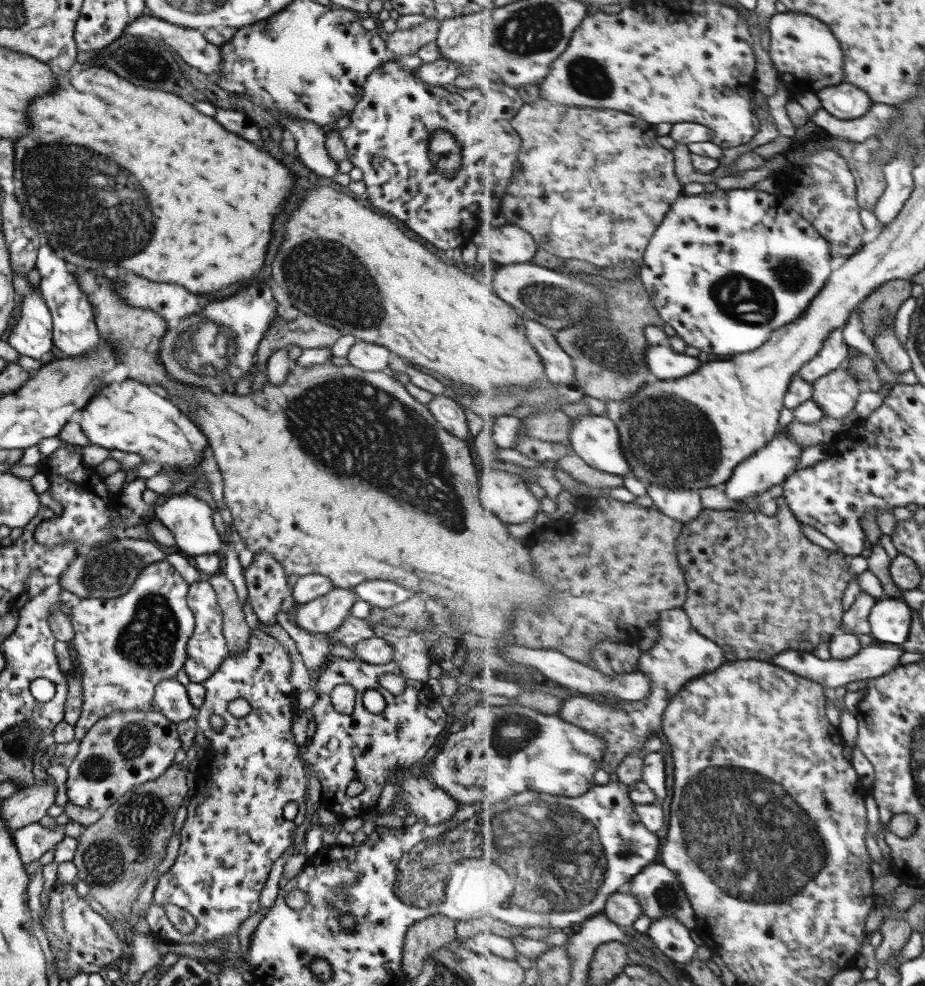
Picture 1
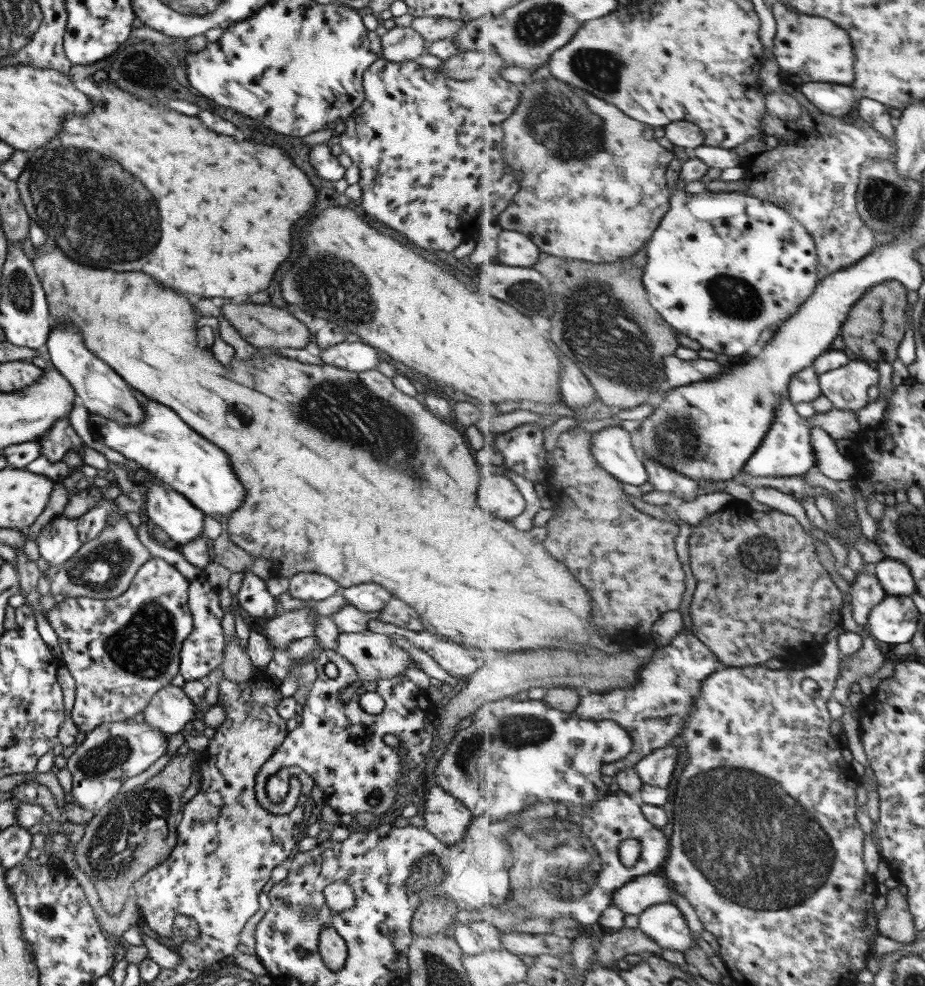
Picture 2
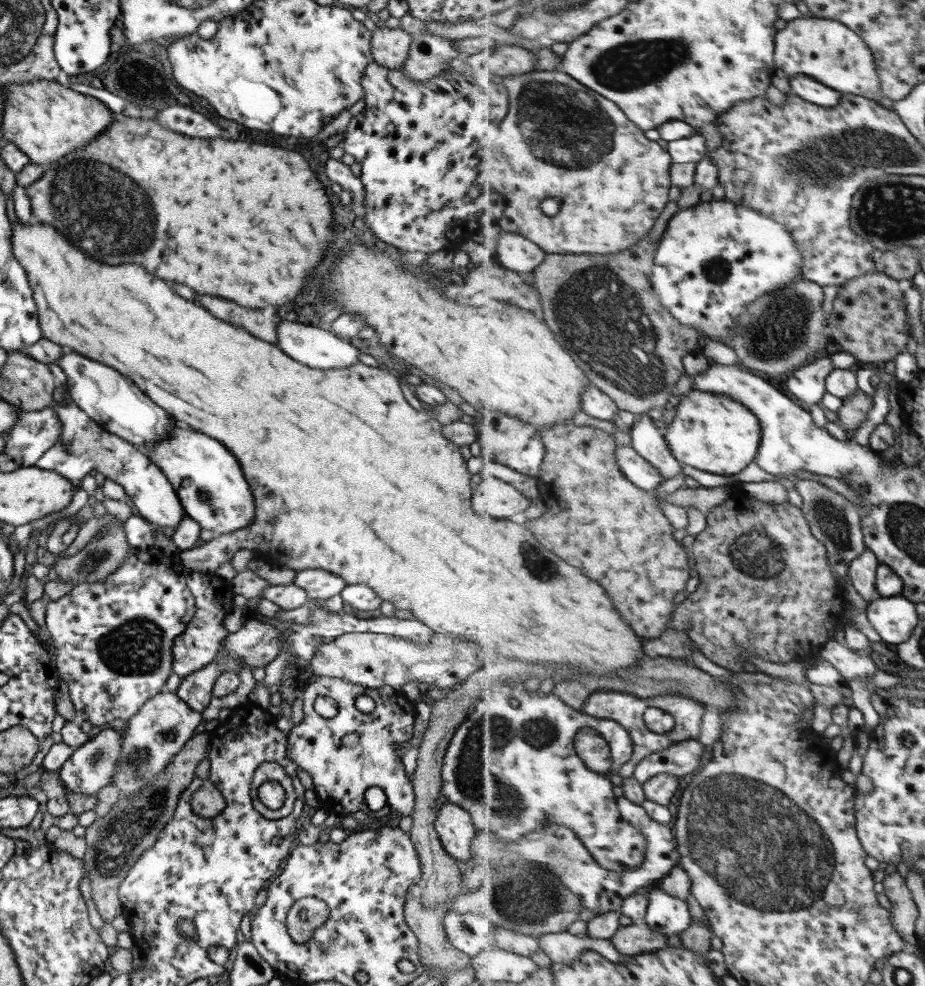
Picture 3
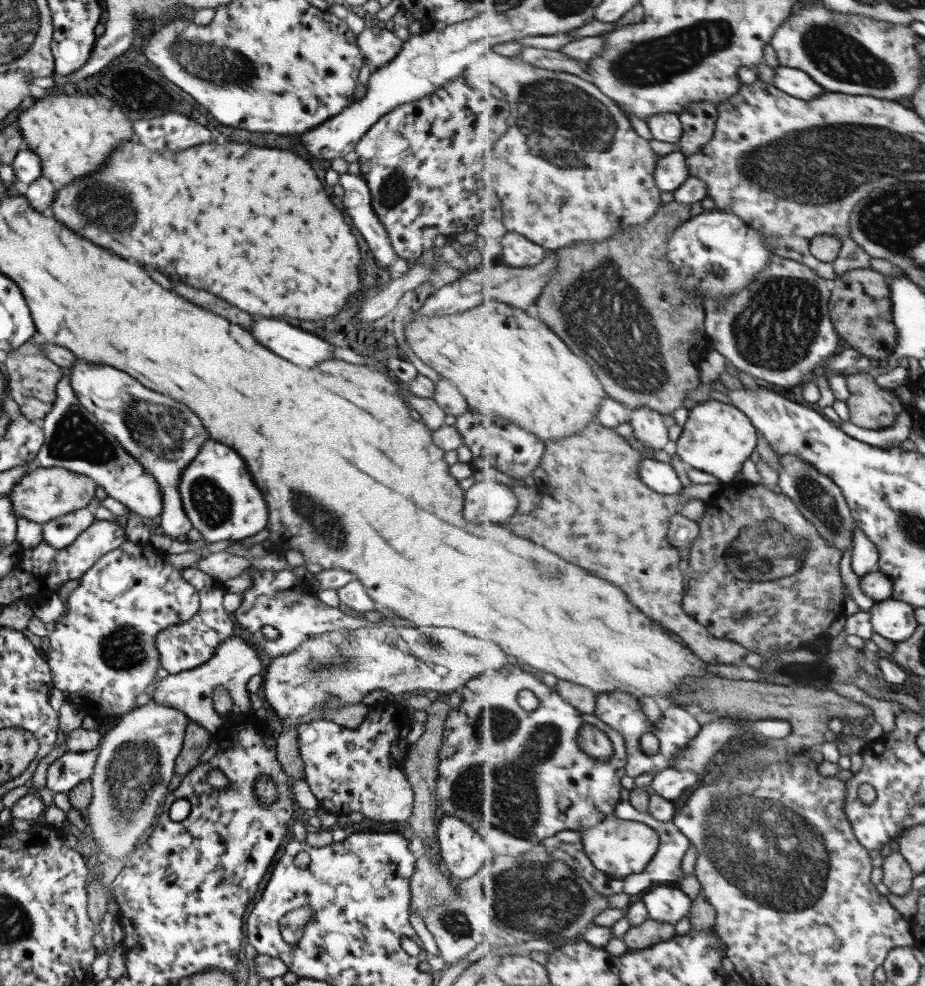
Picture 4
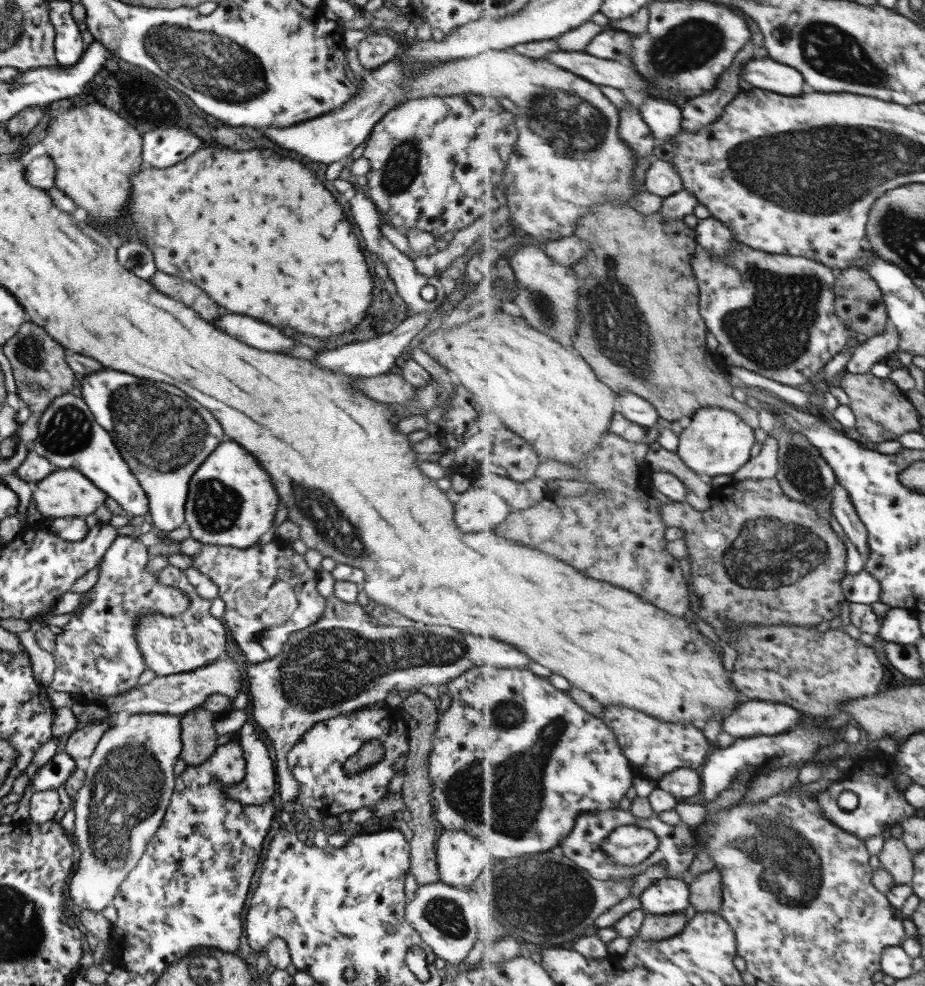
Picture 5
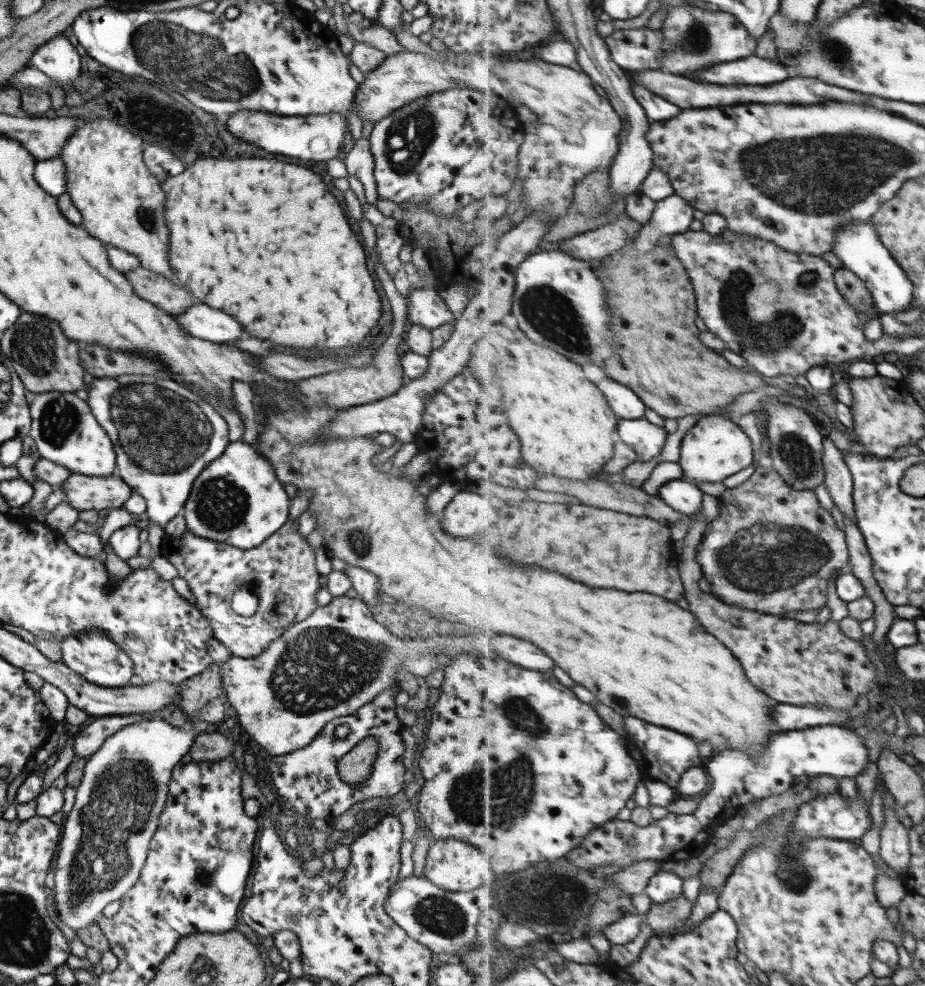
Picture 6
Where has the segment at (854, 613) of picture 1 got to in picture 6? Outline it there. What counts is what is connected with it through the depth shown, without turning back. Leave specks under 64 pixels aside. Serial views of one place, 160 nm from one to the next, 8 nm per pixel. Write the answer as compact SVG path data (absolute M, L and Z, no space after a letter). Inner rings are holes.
M825 436L824 440L824 467L827 490L841 513L856 522L854 503L854 476L844 459L844 454L835 446L835 442Z

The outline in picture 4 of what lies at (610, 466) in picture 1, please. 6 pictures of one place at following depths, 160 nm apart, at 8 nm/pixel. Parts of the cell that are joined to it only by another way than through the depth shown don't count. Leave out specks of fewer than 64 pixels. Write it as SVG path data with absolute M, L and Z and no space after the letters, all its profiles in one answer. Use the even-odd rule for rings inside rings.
M643 459L639 474L643 482L653 490L665 495L679 495L683 490L683 482L677 476L672 463L660 462L656 459Z

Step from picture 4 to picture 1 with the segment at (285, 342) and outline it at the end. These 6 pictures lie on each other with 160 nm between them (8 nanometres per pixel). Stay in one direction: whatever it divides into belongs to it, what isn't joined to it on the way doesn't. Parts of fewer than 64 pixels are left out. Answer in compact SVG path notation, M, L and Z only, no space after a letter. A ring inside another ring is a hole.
M356 340L345 358L349 365L365 372L386 371L389 351L378 344Z

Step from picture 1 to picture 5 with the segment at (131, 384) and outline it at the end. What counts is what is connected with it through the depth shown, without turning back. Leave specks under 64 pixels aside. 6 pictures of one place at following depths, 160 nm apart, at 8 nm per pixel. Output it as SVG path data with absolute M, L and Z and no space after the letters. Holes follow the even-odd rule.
M221 442L190 476L184 504L184 521L190 537L202 545L239 549L255 545L269 530L278 496L269 476L239 444Z

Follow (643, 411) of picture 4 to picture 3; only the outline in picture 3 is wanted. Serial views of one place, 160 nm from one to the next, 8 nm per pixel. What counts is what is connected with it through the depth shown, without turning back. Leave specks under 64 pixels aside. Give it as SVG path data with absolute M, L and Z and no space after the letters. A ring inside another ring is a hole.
M640 416L633 424L630 434L631 445L637 452L656 466L666 479L675 478L683 472L681 464L669 448L665 435L655 426L651 416Z

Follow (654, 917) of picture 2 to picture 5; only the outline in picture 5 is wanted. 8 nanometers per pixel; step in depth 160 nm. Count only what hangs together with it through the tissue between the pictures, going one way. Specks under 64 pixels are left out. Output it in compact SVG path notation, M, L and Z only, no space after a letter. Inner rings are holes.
M667 876L654 881L639 897L649 914L681 914L692 904L690 884Z

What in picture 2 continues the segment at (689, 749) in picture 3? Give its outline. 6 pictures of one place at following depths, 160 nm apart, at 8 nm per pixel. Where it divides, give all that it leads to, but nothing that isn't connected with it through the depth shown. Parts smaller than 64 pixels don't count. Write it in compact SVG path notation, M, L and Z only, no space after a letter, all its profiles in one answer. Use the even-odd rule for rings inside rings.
M669 745L643 757L635 768L644 784L667 788L673 780L673 772L677 768L677 758L679 758L679 750L675 745Z

